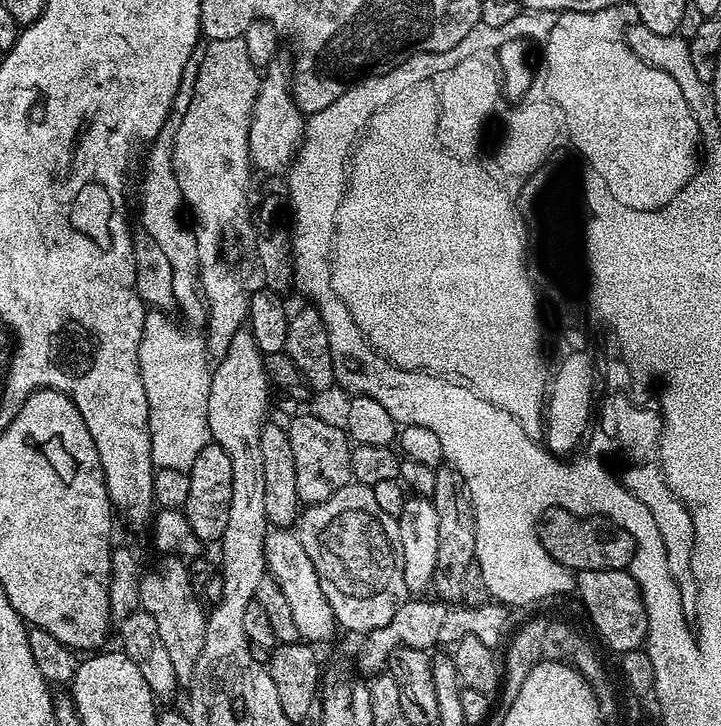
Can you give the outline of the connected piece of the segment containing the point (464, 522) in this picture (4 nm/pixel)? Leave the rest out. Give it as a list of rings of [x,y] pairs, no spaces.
[[[444,464],[436,469],[434,494],[431,497],[438,515],[438,554],[435,595],[444,602],[460,602],[464,599],[466,570],[476,558],[477,523],[474,521],[473,500],[461,472],[452,465]]]

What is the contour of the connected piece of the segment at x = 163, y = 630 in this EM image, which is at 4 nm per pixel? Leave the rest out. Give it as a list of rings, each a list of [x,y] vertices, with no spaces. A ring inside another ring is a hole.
[[[171,554],[153,572],[139,577],[140,608],[149,612],[158,625],[158,634],[162,634],[168,655],[174,665],[177,685],[191,685],[194,670],[198,666],[198,654],[206,642],[206,608],[200,605],[196,592],[192,589],[192,580],[184,569],[185,561]]]

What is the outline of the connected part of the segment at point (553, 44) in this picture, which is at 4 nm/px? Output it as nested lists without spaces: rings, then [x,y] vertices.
[[[603,8],[597,12],[559,13],[553,19],[548,39],[543,41],[542,44],[542,48],[544,48],[542,66],[548,71],[548,89],[551,89],[552,96],[556,97],[557,100],[560,100],[560,104],[564,105],[564,112],[567,112],[568,125],[571,127],[571,134],[576,144],[583,149],[584,153],[587,153],[588,159],[599,169],[601,176],[604,176],[616,200],[622,202],[622,206],[630,206],[634,210],[667,208],[668,203],[692,181],[693,176],[698,171],[698,157],[702,152],[700,127],[692,116],[690,106],[686,106],[686,98],[682,98],[682,90],[678,90],[678,82],[674,82],[674,78],[670,78],[670,74],[666,74],[654,66],[650,66],[642,58],[638,58],[638,54],[634,54],[631,46],[624,41],[622,38],[620,14],[614,8]]]

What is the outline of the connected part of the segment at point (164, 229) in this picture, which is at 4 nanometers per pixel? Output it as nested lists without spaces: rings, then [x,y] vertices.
[[[156,138],[151,141],[150,147],[152,149],[148,152],[148,161],[144,164],[144,189],[140,192],[140,220],[142,223],[143,231],[146,231],[150,234],[150,238],[154,238],[158,242],[158,246],[162,246],[162,250],[166,250],[166,258],[170,260],[173,266],[179,265],[179,260],[189,260],[191,261],[193,257],[196,255],[196,234],[195,231],[191,227],[187,228],[184,225],[184,220],[180,217],[180,208],[182,212],[182,205],[184,204],[184,199],[182,198],[182,194],[180,193],[180,187],[178,186],[178,178],[174,174],[174,166],[172,165],[172,140],[166,138],[166,140],[162,140],[162,138]]]

